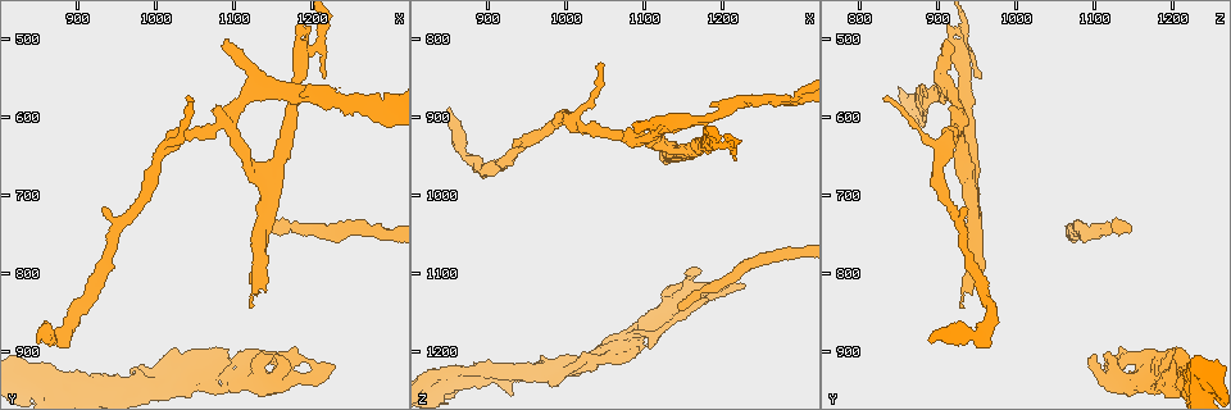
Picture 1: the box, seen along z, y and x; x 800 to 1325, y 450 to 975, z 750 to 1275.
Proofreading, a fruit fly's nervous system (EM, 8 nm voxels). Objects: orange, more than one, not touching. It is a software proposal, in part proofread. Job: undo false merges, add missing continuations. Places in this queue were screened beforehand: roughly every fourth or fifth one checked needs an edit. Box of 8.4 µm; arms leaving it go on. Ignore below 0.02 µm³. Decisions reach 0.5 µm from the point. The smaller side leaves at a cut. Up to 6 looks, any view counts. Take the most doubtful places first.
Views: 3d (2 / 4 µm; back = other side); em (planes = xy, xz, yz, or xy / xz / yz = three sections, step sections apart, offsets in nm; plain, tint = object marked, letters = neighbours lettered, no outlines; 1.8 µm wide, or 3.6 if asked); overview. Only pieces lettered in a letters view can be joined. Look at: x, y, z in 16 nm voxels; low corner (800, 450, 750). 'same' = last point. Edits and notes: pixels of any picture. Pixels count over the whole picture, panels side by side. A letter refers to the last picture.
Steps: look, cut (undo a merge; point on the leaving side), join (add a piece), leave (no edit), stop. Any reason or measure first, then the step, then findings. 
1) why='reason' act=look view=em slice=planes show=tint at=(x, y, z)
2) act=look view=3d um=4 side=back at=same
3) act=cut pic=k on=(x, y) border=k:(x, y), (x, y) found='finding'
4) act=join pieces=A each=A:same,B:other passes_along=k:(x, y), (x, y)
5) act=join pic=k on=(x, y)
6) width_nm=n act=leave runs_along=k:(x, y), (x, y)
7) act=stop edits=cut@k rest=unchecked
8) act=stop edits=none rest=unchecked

why='touches itself' act=look view=3d um=2 side=back at=(1140, 905, 1160)

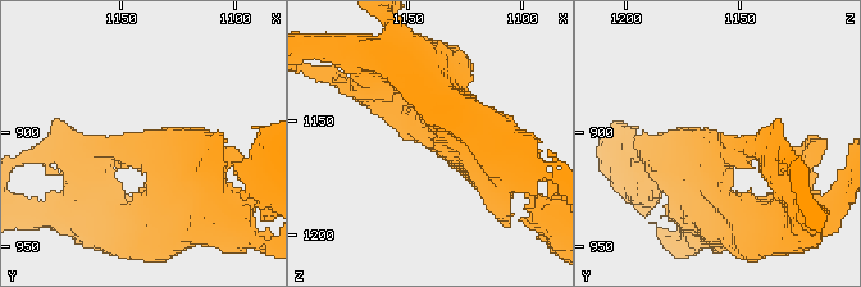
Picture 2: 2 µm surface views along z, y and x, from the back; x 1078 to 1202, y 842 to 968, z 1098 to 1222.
act=look view=em slice=xy step=4 show=tint at=(1142, 905, 1160)

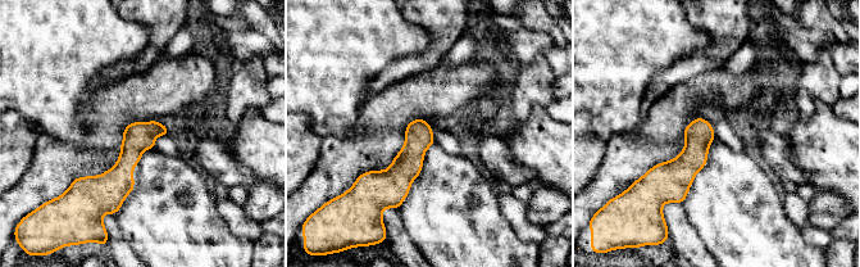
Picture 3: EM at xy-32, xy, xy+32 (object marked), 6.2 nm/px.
act=look view=em slice=planes show=letters at=same

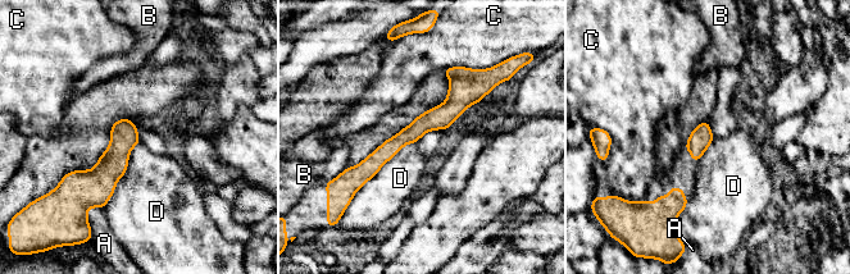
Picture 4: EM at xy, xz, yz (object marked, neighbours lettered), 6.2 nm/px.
longest_contact=D:480nm act=leave each=A:other,B:other,C:other,D:other border=4:(140, 141), (103, 208) found='one neuron here'

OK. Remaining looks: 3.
why='three arms meet' act=look view=em slice=yz step=4 show=tint at=(1140, 565, 910)

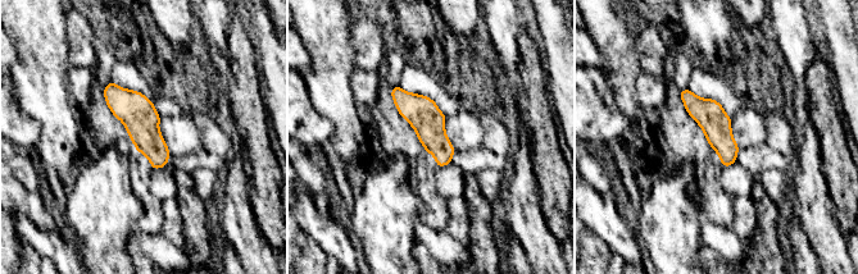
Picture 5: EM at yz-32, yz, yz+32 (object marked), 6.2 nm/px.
why='what lies round it' act=look view=em slice=yz step=4 show=letters at=same

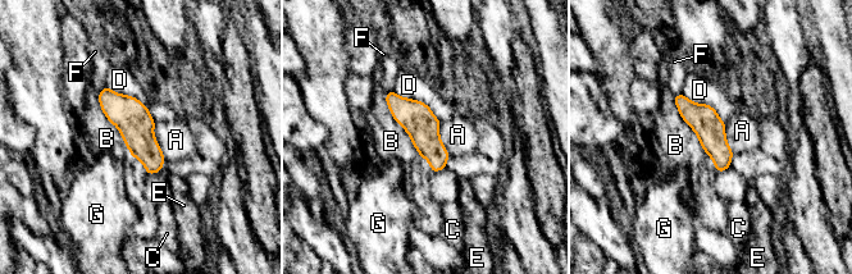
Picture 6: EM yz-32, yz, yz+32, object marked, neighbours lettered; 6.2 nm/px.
act=leave each=A:other,B:other,C:other,D:other,E:other,F:other,G:other border=6:(98, 92), (101, 112), (131, 155) found='one neuron here'

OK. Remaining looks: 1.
act=stop edits=none rest=unchecked

